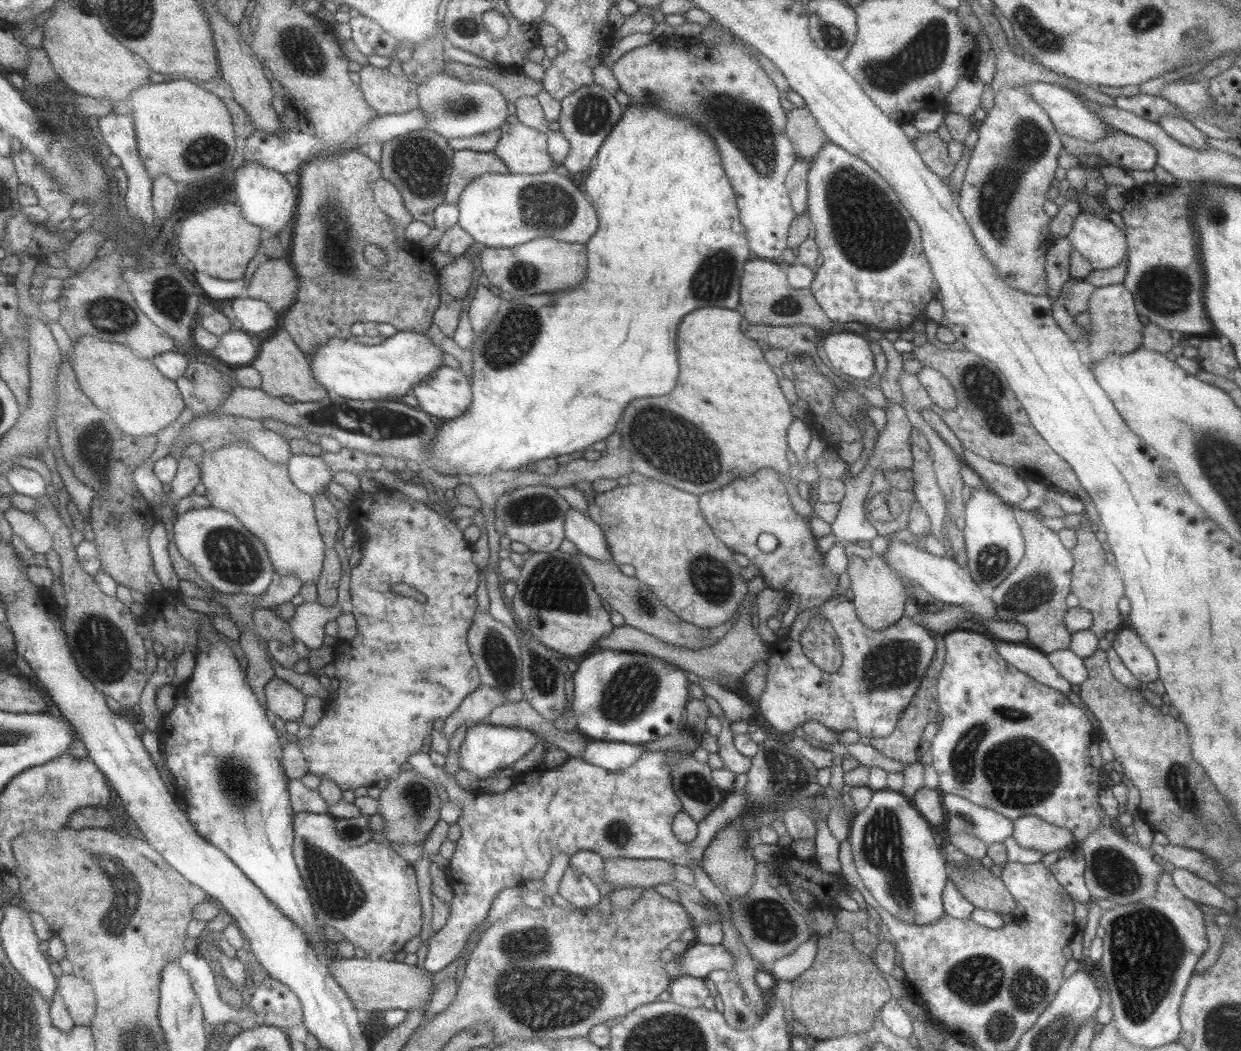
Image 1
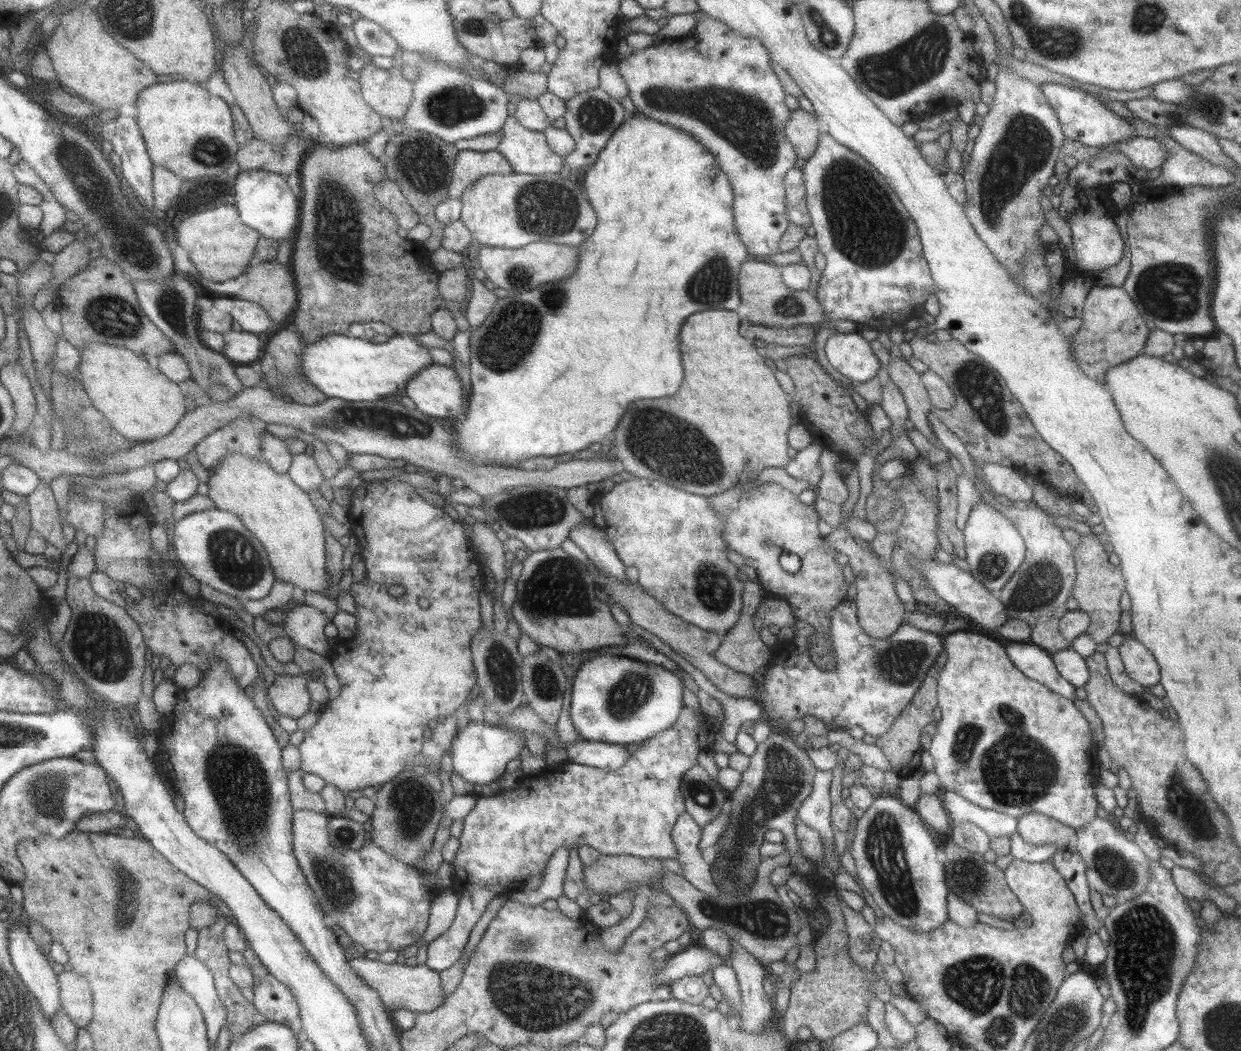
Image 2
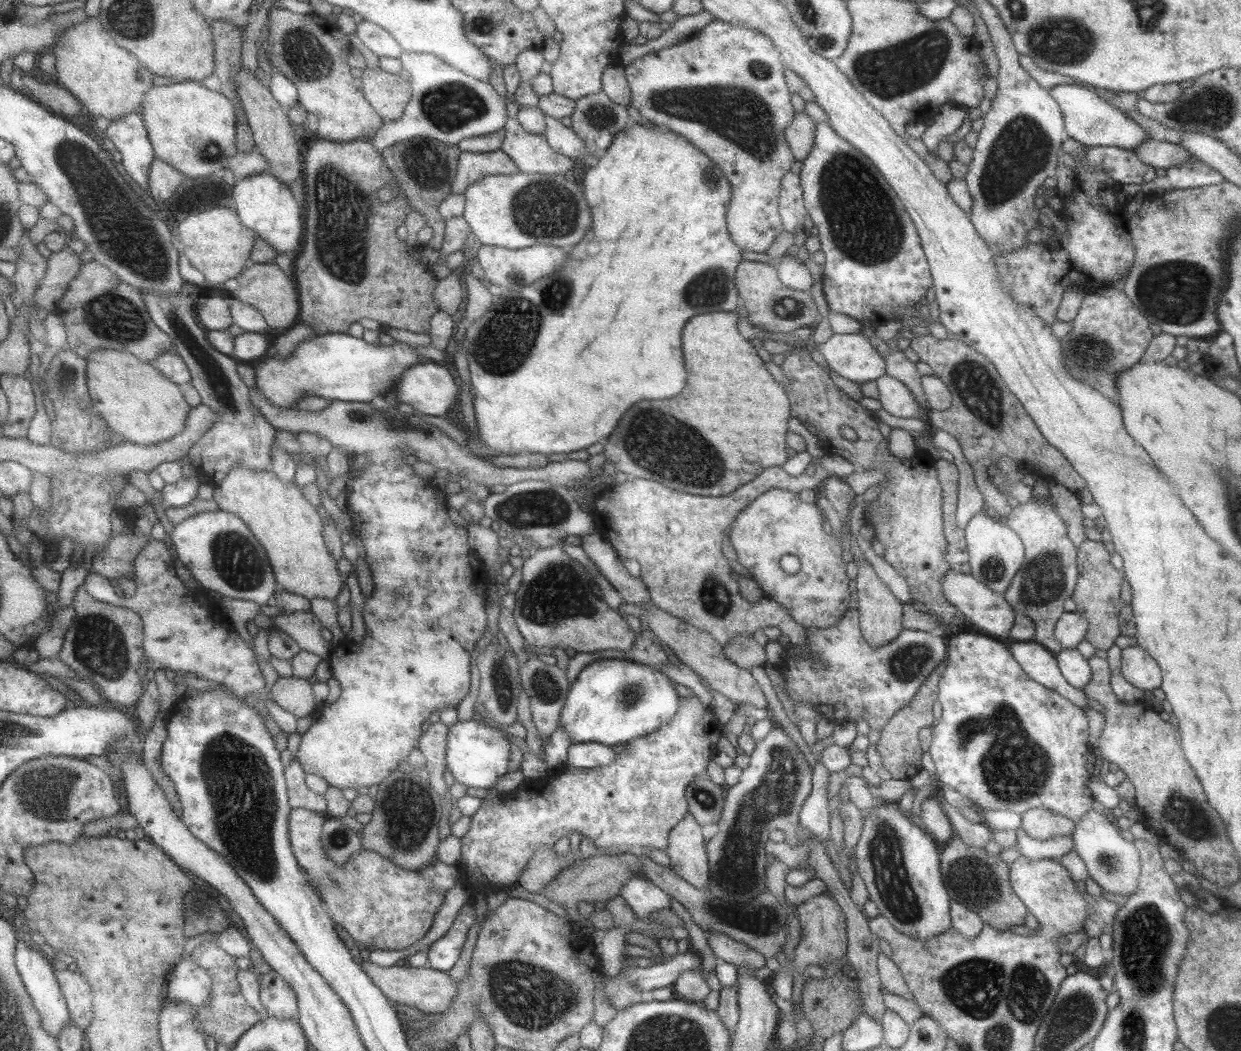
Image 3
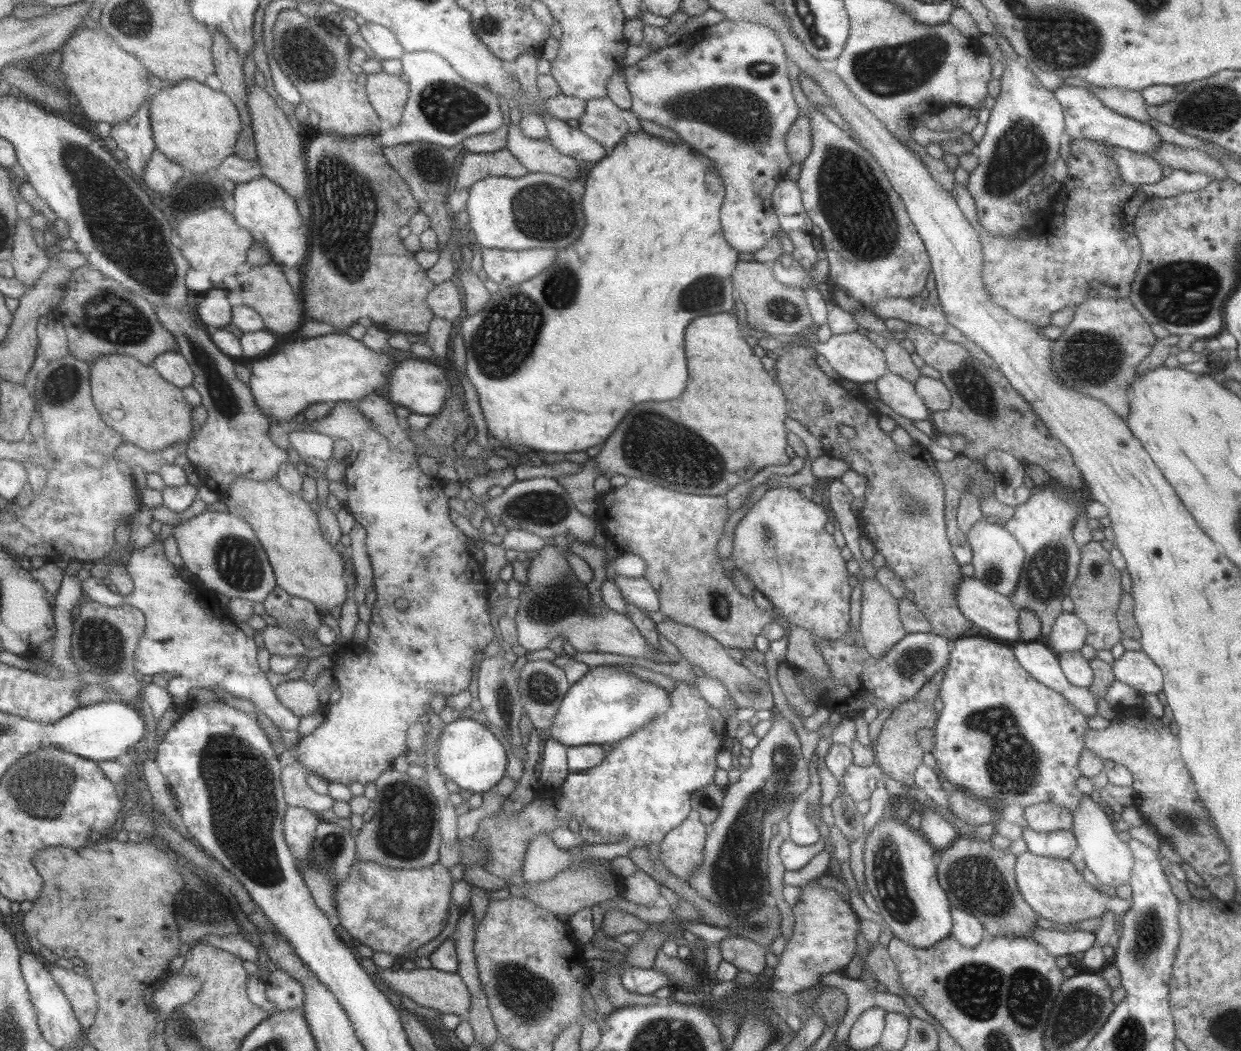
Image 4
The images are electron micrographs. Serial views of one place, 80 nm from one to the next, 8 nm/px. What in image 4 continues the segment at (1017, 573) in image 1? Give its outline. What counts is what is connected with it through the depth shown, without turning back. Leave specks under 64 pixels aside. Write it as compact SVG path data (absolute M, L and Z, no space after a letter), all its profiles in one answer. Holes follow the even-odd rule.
M1047 484L1034 488L1032 495L1024 504L1017 504L1013 516L1001 525L1010 532L1024 550L1024 564L1019 571L1013 592L1008 596L1016 609L1030 610L1041 623L1040 635L1048 638L1054 620L1062 613L1061 599L1068 596L1069 589L1077 576L1080 561L1080 548L1072 537L1073 521L1084 514L1083 506L1073 500L1073 490L1064 488L1064 493L1053 491Z

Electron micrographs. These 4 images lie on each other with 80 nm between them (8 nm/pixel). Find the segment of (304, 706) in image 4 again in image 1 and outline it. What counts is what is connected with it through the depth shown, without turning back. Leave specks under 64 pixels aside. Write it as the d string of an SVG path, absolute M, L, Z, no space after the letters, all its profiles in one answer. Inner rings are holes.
M276 676L264 686L266 707L273 717L282 721L300 721L304 711L305 695L292 685Z

